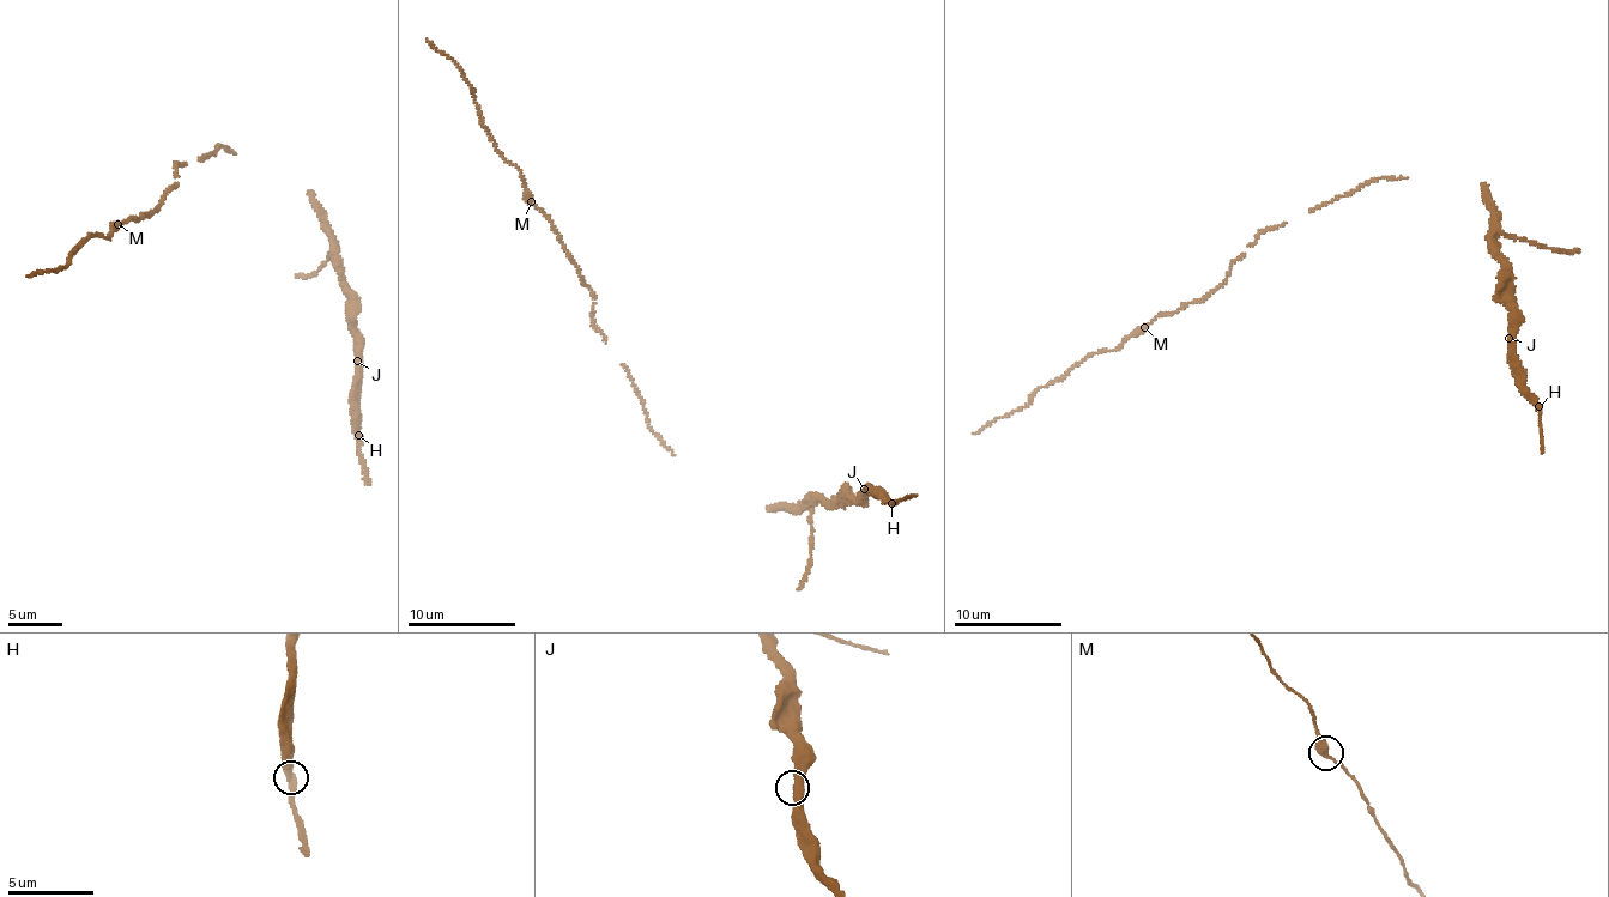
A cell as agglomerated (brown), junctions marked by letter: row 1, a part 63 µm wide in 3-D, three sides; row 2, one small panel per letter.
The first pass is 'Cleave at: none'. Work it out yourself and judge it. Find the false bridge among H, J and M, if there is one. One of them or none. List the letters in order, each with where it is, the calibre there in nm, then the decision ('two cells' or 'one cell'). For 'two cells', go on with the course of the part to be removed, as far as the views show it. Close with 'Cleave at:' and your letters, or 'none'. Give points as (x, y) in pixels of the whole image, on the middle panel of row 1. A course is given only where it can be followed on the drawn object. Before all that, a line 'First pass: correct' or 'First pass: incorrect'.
First pass: correct
H: (891, 503) | 380 nm | one cell
J: (864, 489) | 480 nm | one cell
M: (531, 201) | 380 nm | one cell
Cleave at: none

